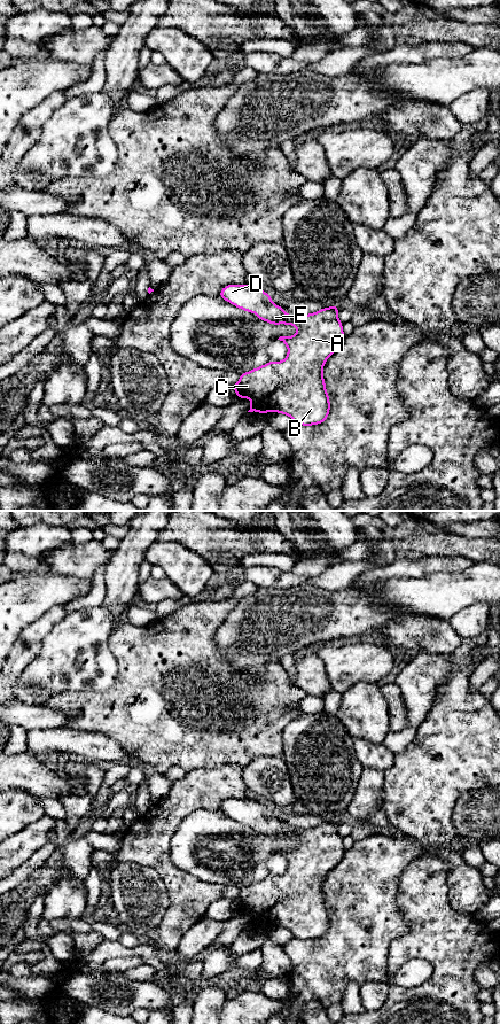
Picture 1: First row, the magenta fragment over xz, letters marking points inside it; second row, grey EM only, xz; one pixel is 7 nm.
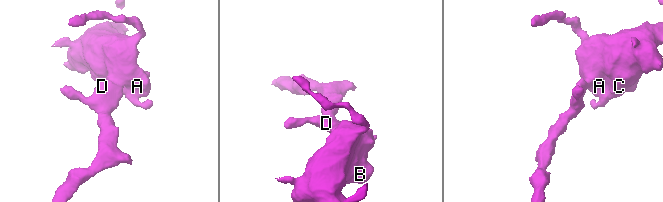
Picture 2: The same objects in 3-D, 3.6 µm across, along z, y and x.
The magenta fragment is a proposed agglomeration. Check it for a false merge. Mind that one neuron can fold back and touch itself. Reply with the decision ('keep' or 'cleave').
keep

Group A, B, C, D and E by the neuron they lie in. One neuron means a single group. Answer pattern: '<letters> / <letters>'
A B C D E

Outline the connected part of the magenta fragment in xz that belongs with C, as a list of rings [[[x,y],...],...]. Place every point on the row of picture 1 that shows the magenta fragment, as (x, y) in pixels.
[[[227,285],[219,296],[234,306],[250,313],[256,313],[259,320],[272,325],[294,325],[298,331],[292,336],[280,336],[288,348],[287,357],[281,362],[271,360],[265,365],[240,374],[240,380],[233,385],[239,399],[251,401],[248,412],[268,411],[289,416],[295,424],[313,426],[327,420],[330,412],[329,394],[323,379],[323,365],[343,343],[345,334],[338,319],[338,305],[323,308],[314,313],[289,316],[286,310],[272,302],[272,296],[263,289],[245,285]]]

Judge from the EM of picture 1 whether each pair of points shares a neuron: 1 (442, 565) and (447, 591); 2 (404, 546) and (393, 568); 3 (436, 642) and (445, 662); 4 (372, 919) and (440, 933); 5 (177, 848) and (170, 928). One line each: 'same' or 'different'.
1: different
2: different
3: different
4: different
5: different

